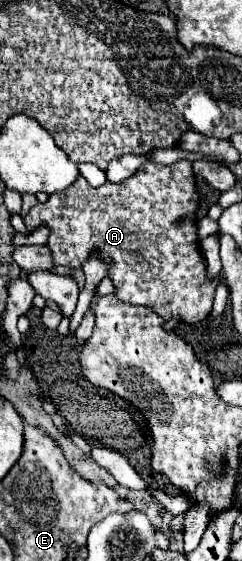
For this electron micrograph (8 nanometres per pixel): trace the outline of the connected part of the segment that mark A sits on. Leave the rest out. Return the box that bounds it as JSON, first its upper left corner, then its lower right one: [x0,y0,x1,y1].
[24,161,222,325]

